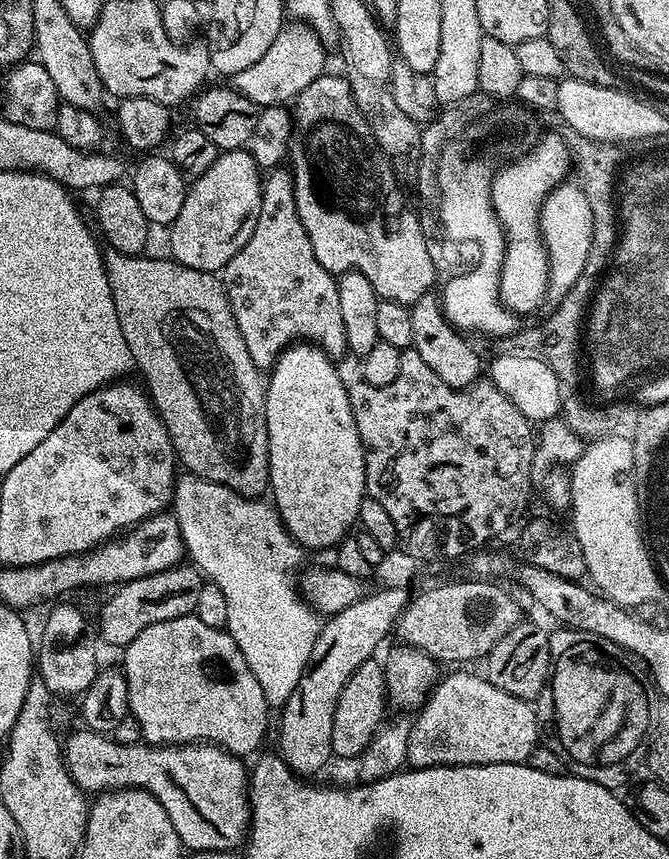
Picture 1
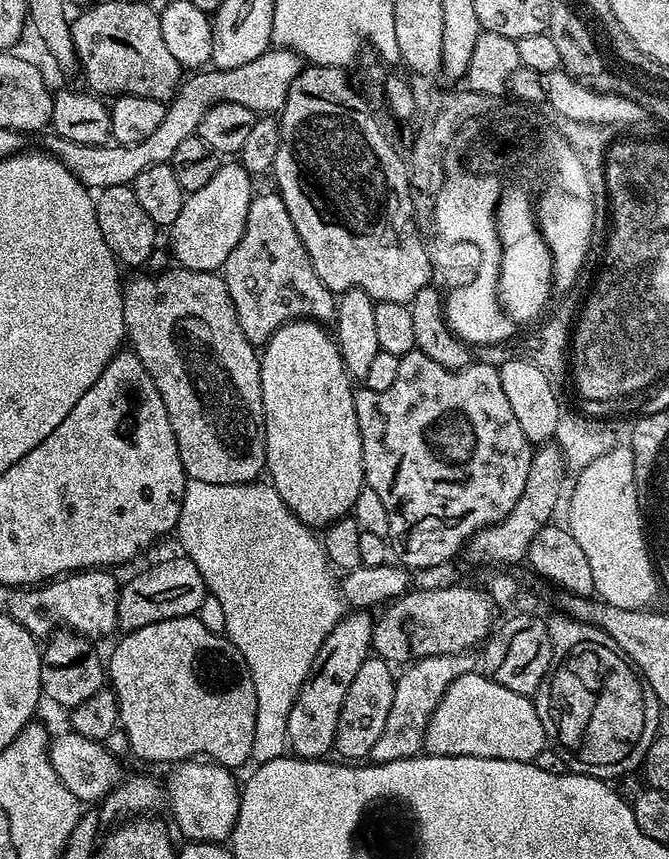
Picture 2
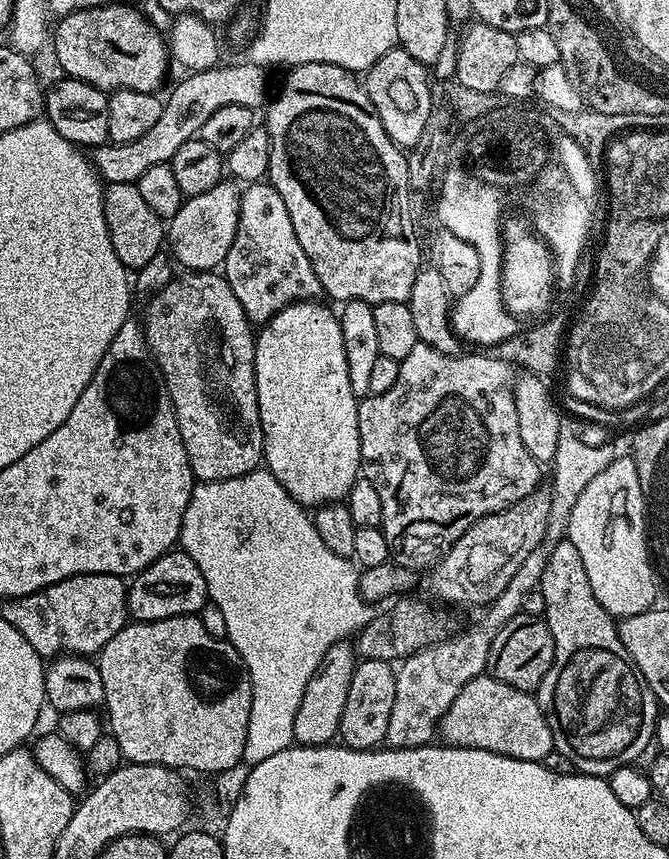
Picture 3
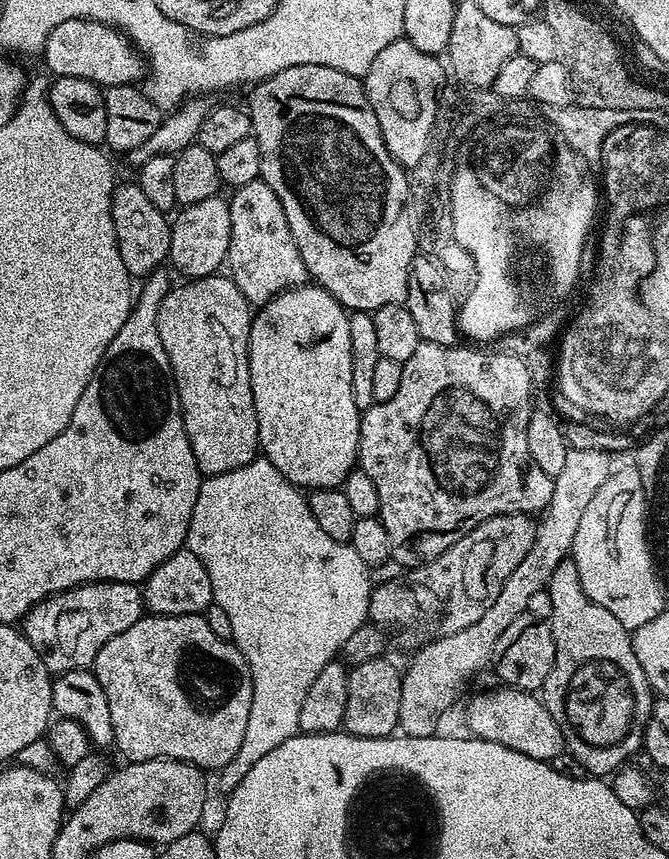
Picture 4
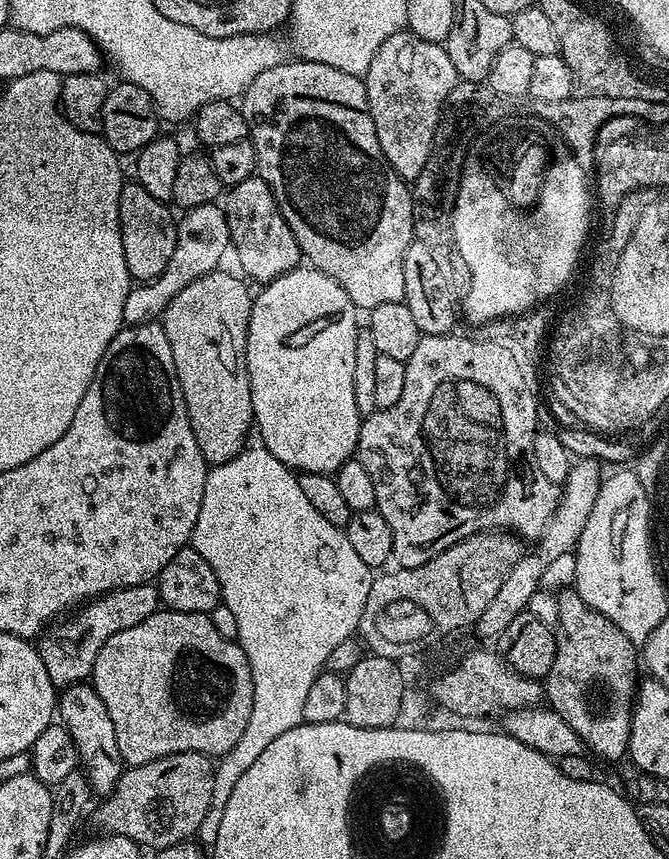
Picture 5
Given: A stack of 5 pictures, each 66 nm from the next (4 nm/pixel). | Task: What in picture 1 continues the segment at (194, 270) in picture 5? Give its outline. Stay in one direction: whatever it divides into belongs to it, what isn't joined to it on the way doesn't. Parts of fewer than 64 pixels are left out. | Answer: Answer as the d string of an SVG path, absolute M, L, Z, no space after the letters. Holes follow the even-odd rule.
M224 150L217 155L214 166L206 170L198 179L191 181L186 202L182 202L182 210L178 218L170 226L172 232L171 259L182 266L190 266L190 270L219 273L246 246L250 234L254 234L256 215L260 209L260 199L264 193L262 187L262 170L254 162L252 153L247 150Z

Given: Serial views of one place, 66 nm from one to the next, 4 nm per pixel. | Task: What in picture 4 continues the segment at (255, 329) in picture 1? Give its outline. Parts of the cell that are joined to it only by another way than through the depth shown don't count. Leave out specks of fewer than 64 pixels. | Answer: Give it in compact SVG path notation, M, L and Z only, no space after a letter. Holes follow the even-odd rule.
M258 179L246 182L246 186L235 189L231 195L228 200L230 246L226 268L249 304L263 306L291 288L307 285L310 277L306 262L302 262L302 254L298 254L298 246L294 242L294 234L290 234L278 194L270 190L265 180Z

